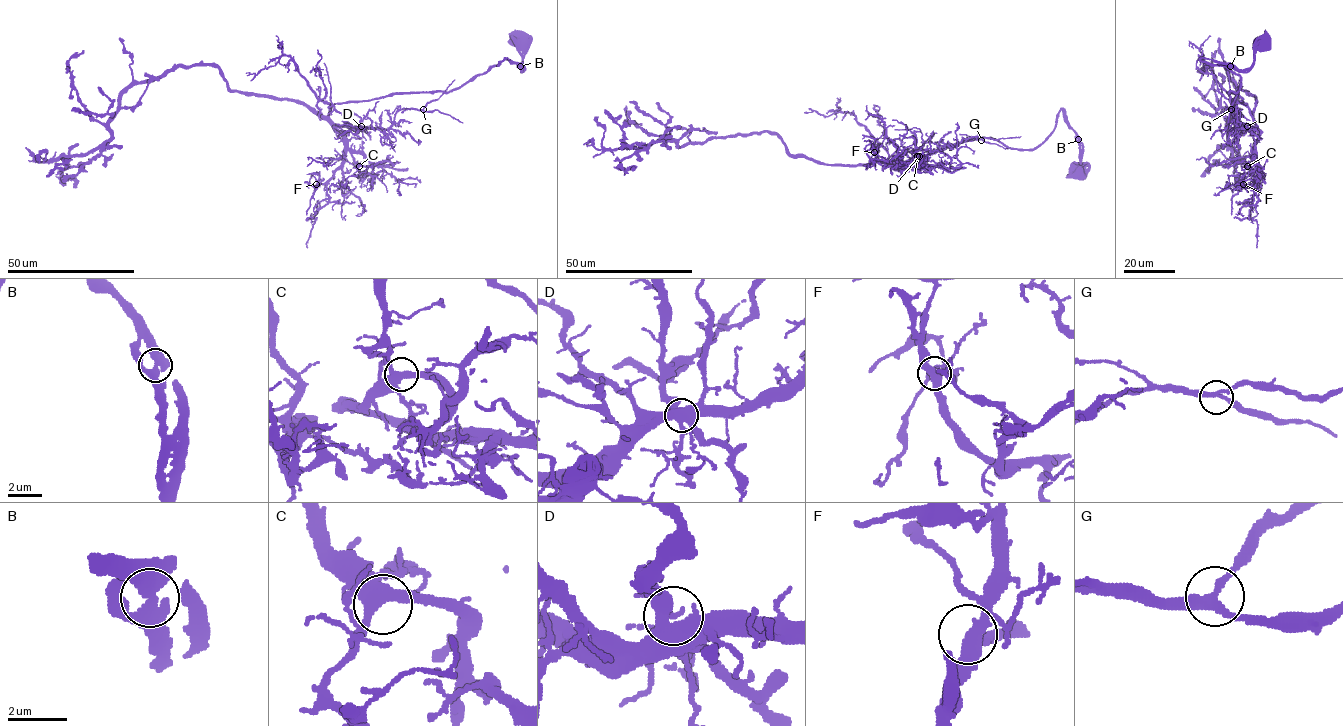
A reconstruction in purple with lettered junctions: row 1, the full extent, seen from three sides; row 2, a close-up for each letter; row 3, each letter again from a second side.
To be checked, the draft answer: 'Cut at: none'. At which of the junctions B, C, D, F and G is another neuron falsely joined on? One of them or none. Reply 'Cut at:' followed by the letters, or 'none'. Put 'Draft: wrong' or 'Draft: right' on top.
Draft: right
Cut at: none

